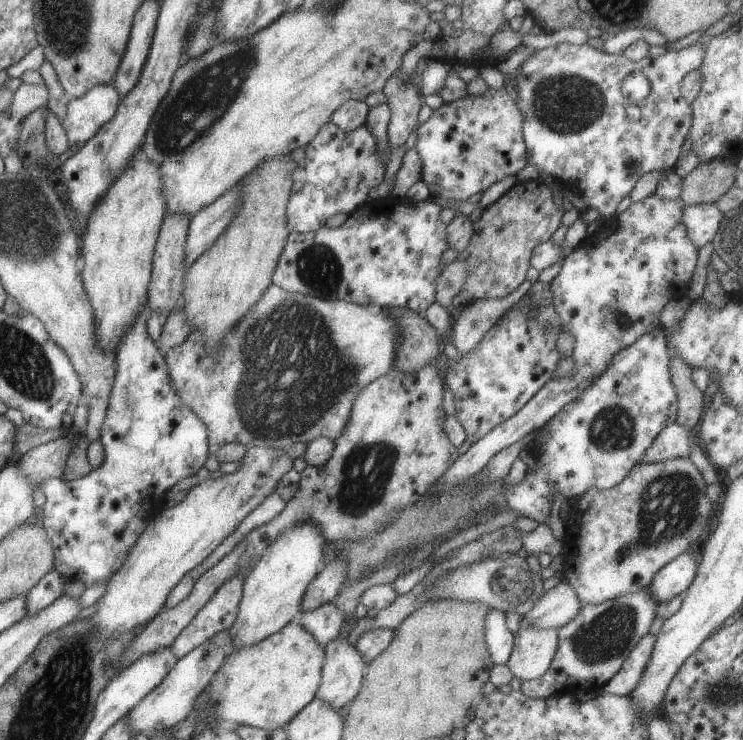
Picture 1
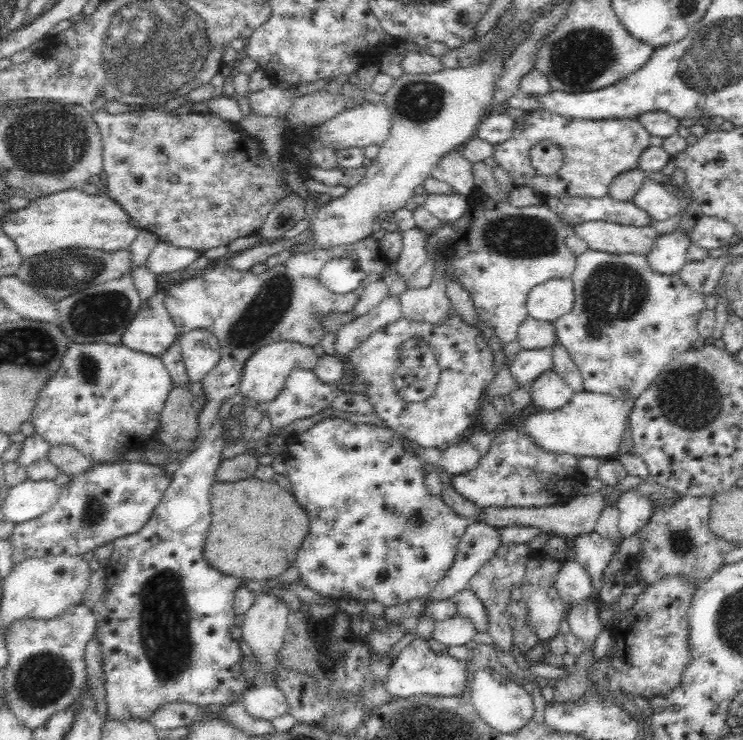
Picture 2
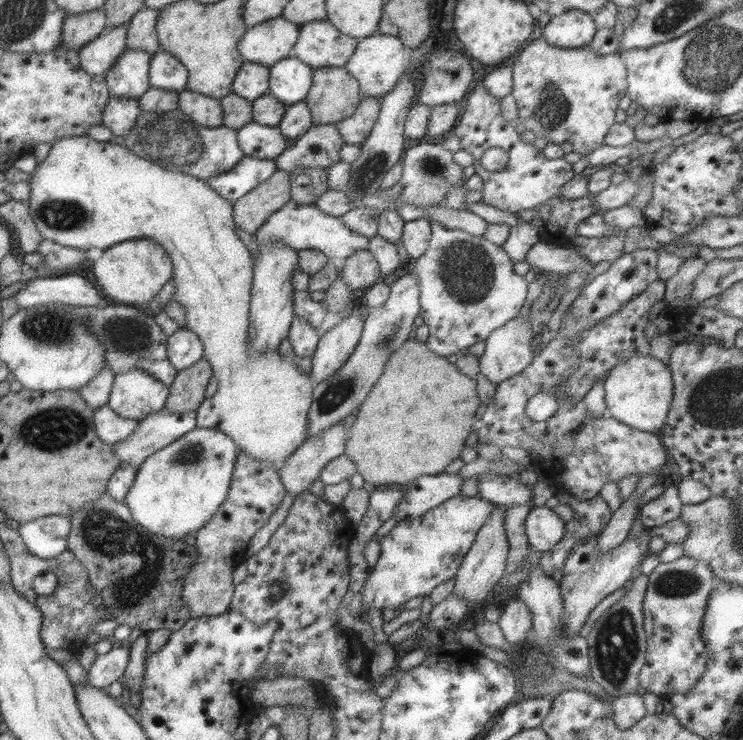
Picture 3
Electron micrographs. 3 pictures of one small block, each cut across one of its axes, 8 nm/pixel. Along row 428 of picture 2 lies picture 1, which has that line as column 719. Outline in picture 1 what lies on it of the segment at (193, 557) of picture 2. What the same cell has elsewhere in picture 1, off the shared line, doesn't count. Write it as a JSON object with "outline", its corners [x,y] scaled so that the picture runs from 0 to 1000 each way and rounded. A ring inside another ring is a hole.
{"outline":[[[962,274],[917,278],[917,300],[925,322],[938,338],[958,327],[972,289]]]}

